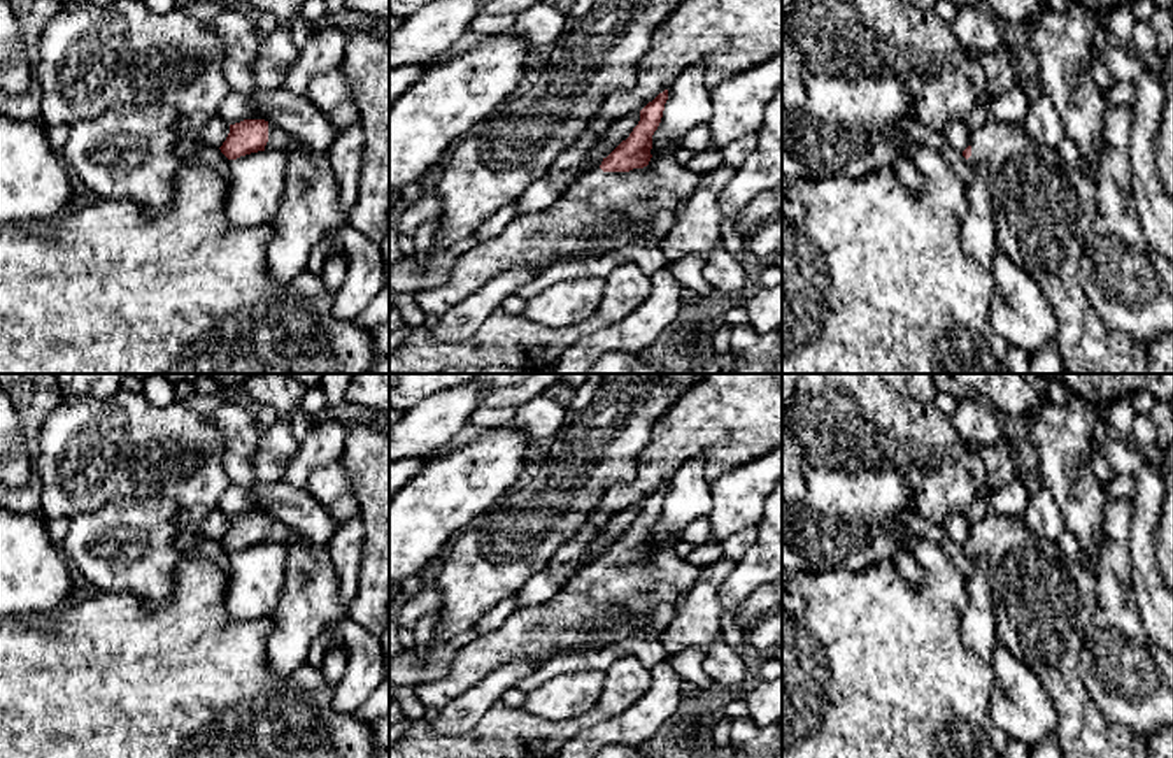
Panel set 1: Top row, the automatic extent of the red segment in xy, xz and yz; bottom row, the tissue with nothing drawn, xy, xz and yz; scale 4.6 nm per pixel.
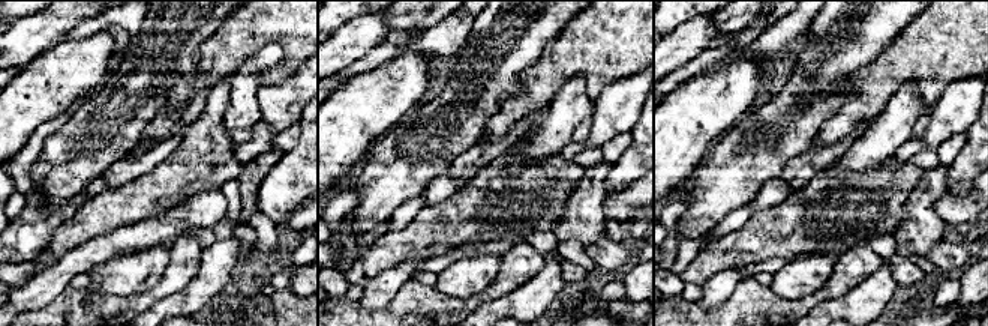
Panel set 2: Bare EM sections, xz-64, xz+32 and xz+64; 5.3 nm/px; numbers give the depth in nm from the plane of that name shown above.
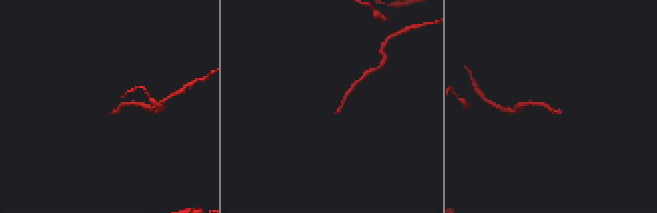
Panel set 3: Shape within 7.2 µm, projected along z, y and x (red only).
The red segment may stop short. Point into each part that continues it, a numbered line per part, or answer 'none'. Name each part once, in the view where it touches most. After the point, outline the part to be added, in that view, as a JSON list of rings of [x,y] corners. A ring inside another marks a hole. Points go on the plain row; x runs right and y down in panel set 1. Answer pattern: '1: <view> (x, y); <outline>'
1: xz (598, 606); [[[673,544],[652,547],[647,560],[629,565],[603,565],[596,560],[577,570],[552,598],[533,607],[517,607],[500,628],[472,639],[456,653],[449,672],[437,681],[414,686],[416,695],[426,709],[440,711],[465,690],[519,658],[531,658],[542,665],[558,654],[601,651],[628,637],[643,635],[658,640],[659,633],[643,630],[647,616],[658,604],[675,607],[677,598],[687,595],[698,576],[700,568],[680,558]]]

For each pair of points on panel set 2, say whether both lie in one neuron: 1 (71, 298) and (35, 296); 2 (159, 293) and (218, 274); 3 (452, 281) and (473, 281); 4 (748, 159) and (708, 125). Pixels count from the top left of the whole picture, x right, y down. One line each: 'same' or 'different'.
1: different
2: different
3: same
4: different

